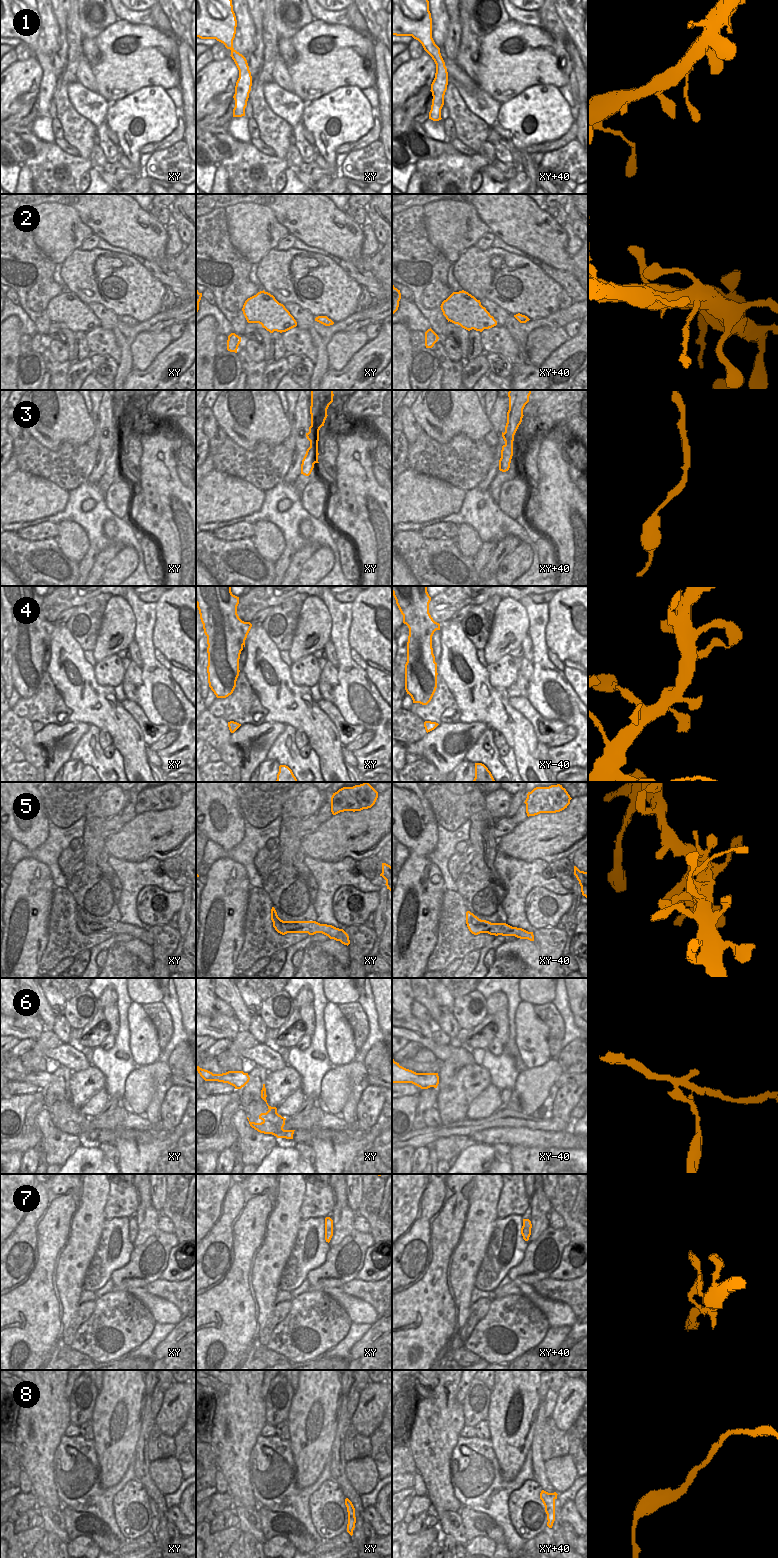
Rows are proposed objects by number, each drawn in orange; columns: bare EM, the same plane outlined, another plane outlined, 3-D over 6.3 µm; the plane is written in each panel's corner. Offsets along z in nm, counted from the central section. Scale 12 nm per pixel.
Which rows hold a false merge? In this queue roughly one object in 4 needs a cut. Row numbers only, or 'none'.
2, 6

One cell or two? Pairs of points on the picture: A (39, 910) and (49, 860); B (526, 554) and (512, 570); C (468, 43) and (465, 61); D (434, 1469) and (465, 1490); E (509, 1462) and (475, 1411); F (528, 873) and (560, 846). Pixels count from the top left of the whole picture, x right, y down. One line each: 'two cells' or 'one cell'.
A: two cells
B: one cell
C: one cell
D: two cells
E: two cells
F: two cells

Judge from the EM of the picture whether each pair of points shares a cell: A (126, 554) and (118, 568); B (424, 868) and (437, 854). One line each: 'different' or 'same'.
A: same
B: different

